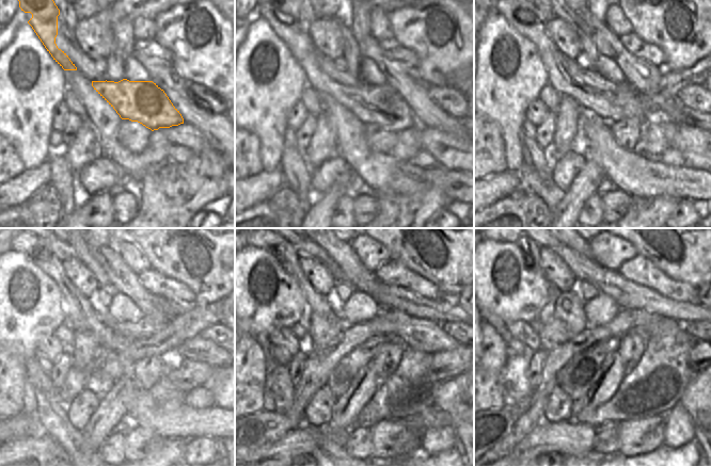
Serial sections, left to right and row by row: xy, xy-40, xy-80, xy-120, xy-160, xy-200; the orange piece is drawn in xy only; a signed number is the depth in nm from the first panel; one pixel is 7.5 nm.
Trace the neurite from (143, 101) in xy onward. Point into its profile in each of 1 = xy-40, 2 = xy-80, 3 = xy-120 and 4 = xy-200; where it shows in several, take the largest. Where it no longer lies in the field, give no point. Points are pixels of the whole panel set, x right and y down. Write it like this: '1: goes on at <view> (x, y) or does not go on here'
1: goes on at xy-40 (382, 105)
2: goes on at xy-80 (610, 106)
3: goes on at xy-120 (79, 311)
4: goes on at xy-200 (531, 251)

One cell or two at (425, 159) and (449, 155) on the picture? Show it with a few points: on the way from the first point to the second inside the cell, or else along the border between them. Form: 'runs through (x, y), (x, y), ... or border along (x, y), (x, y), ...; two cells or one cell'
border along (423, 148), (439, 164); two cells

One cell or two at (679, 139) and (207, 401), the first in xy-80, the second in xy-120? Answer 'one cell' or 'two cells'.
two cells

